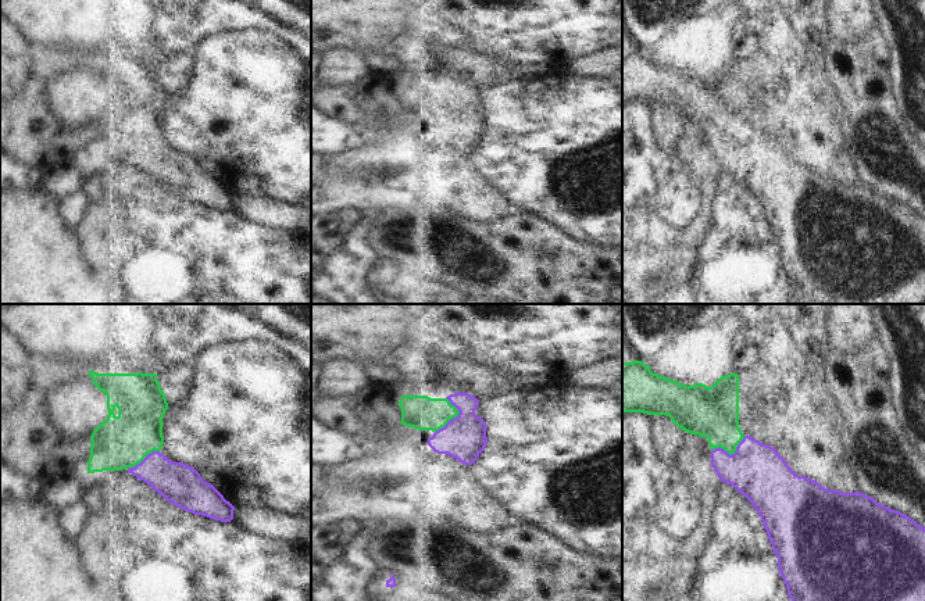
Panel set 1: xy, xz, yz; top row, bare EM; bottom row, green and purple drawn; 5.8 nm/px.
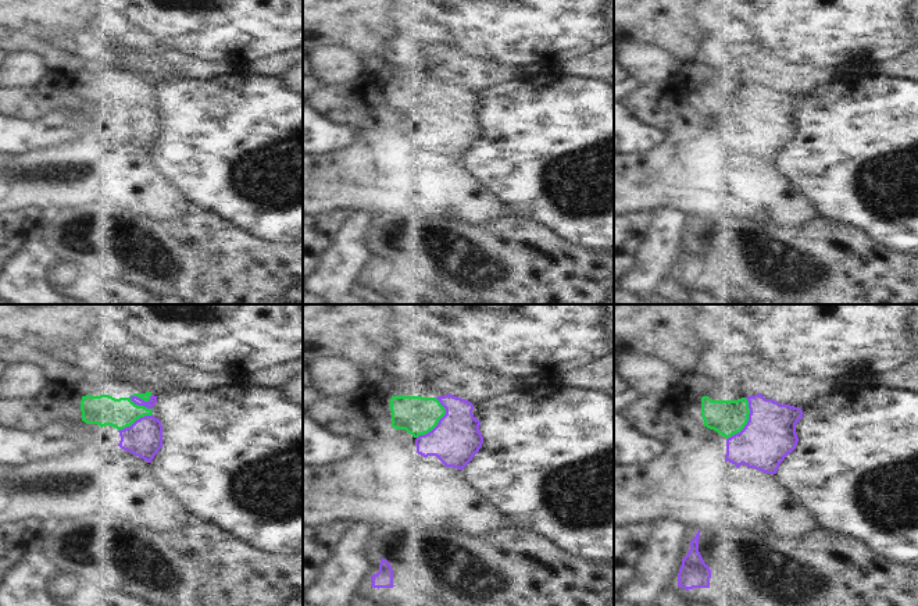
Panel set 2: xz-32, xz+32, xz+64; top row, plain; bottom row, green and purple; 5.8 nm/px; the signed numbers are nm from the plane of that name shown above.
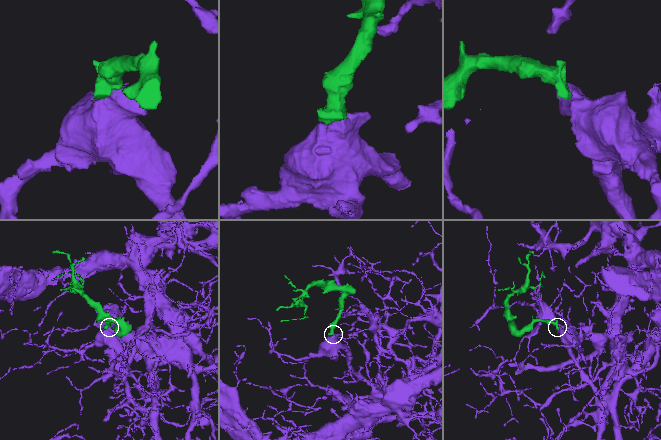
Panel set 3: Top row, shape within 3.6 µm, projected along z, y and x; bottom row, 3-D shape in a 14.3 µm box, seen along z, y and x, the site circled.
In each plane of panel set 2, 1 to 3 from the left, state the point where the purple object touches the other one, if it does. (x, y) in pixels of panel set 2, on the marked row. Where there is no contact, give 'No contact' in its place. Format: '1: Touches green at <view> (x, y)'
1: Touches green at xz-32 (140, 398)
2: Touches green at xz+32 (438, 421)
3: Touches green at xz+64 (747, 420)

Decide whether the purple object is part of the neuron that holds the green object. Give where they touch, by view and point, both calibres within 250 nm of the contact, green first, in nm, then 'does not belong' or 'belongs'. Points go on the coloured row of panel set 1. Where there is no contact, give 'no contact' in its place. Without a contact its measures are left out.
xz (454, 417) | 200/260 nm | belongs

